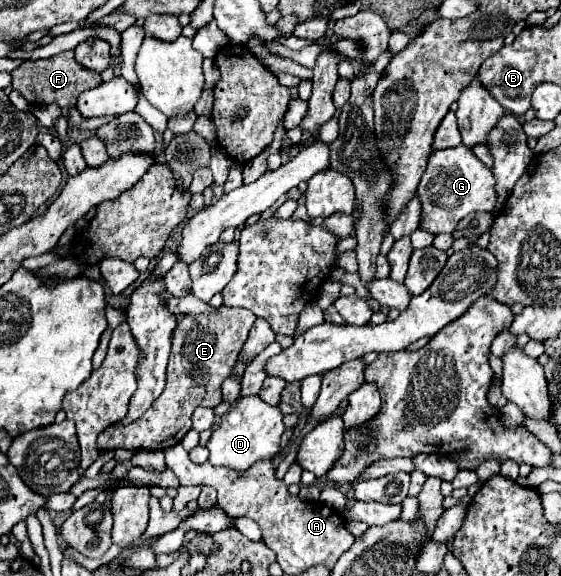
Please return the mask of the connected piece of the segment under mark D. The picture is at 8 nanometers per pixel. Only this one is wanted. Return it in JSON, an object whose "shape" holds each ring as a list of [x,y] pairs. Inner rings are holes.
{"shape":[[[258,396],[240,398],[222,416],[220,426],[212,432],[212,438],[206,446],[210,450],[208,462],[212,466],[226,466],[232,470],[244,470],[244,468],[250,468],[256,460],[262,460],[262,458],[272,460],[280,448],[282,432],[284,432],[284,422],[282,422],[280,408],[272,408],[264,400],[260,400]]]}

